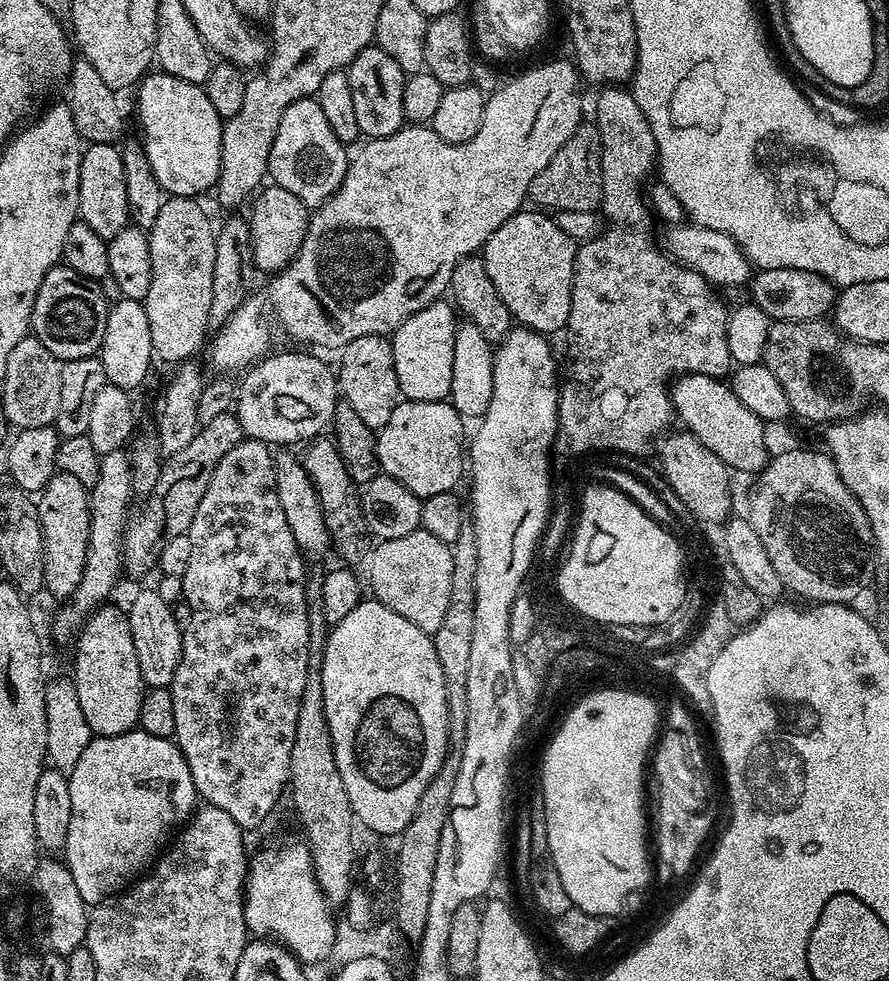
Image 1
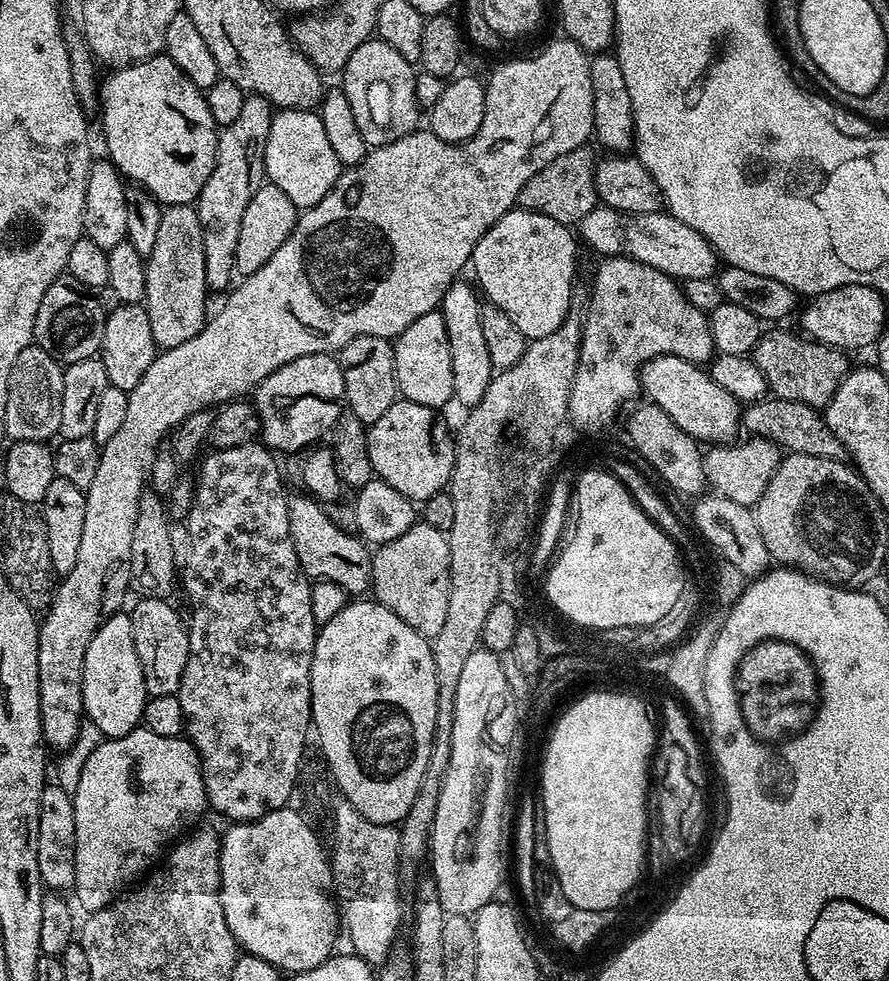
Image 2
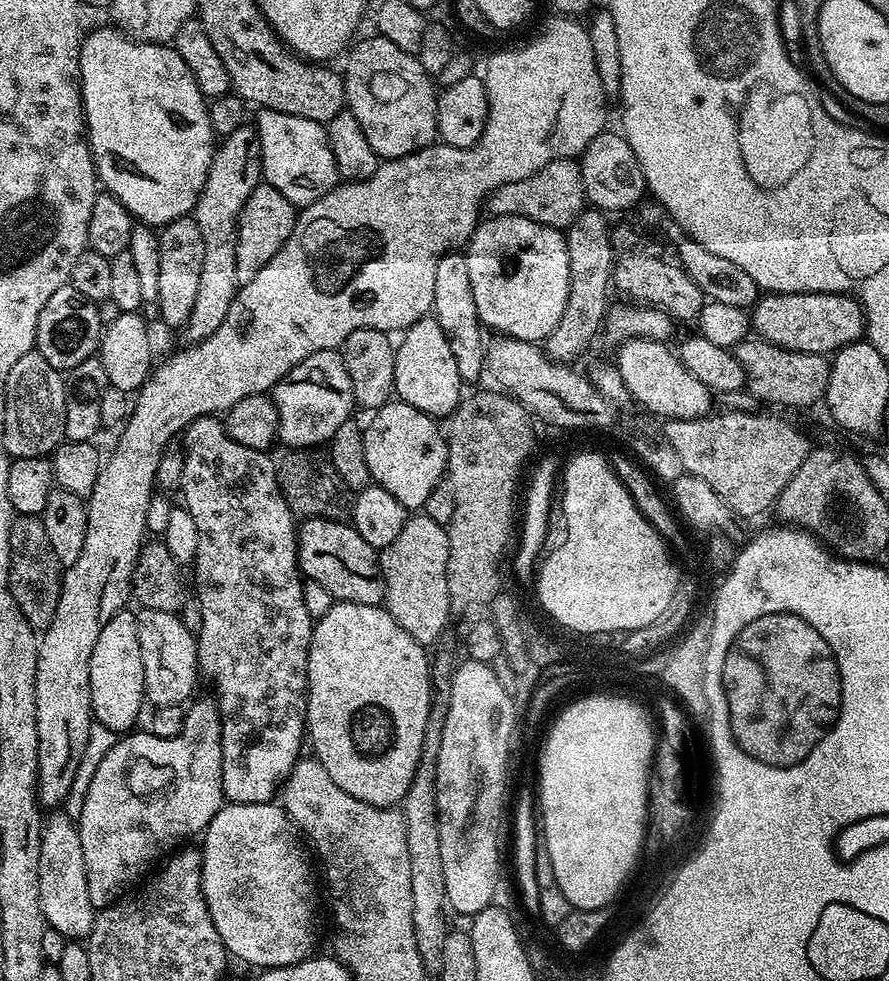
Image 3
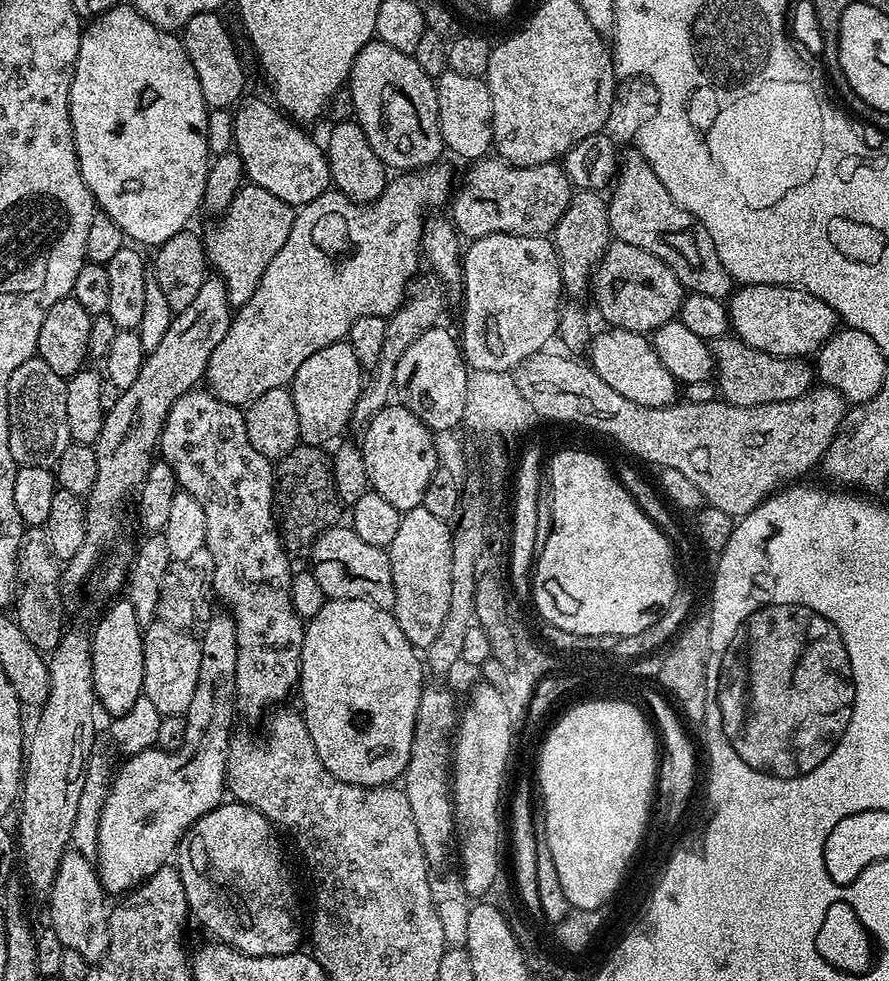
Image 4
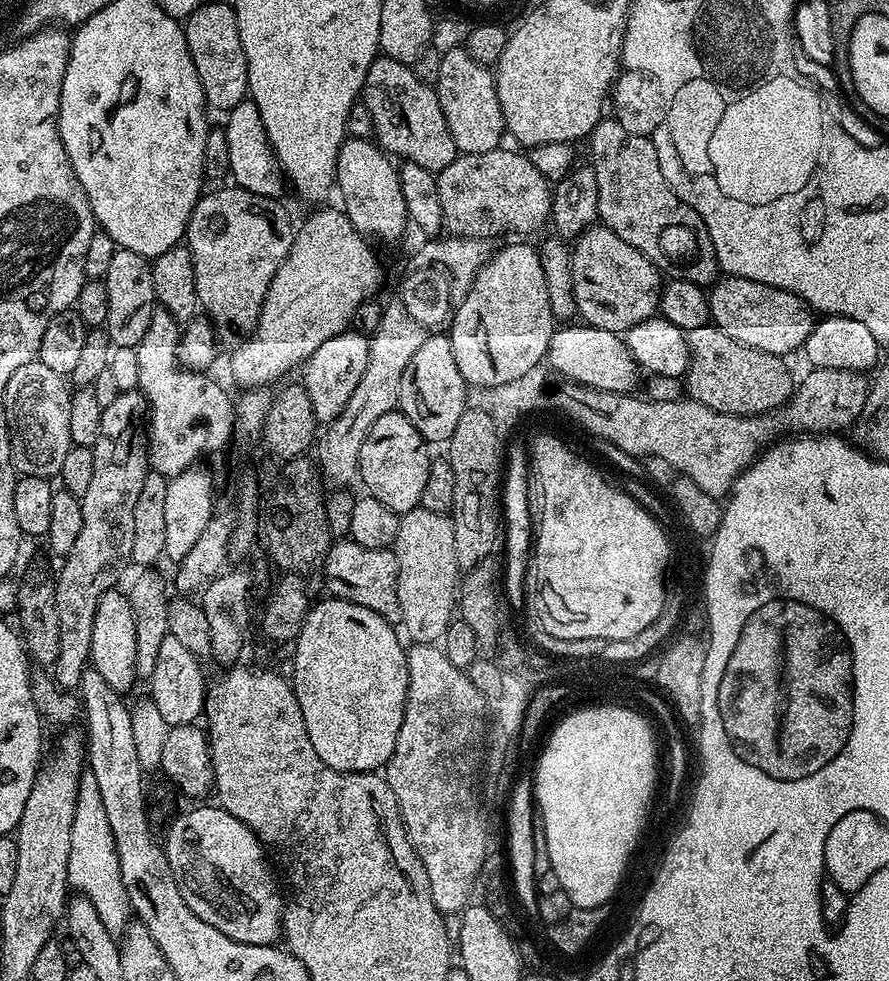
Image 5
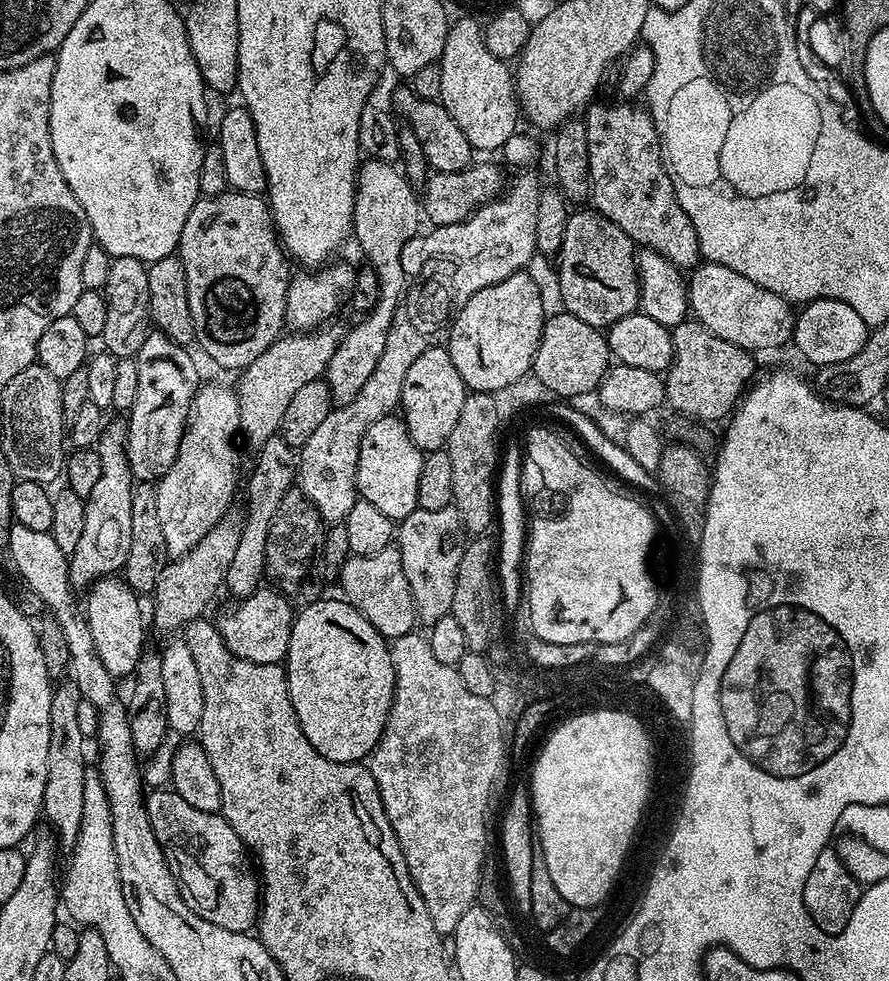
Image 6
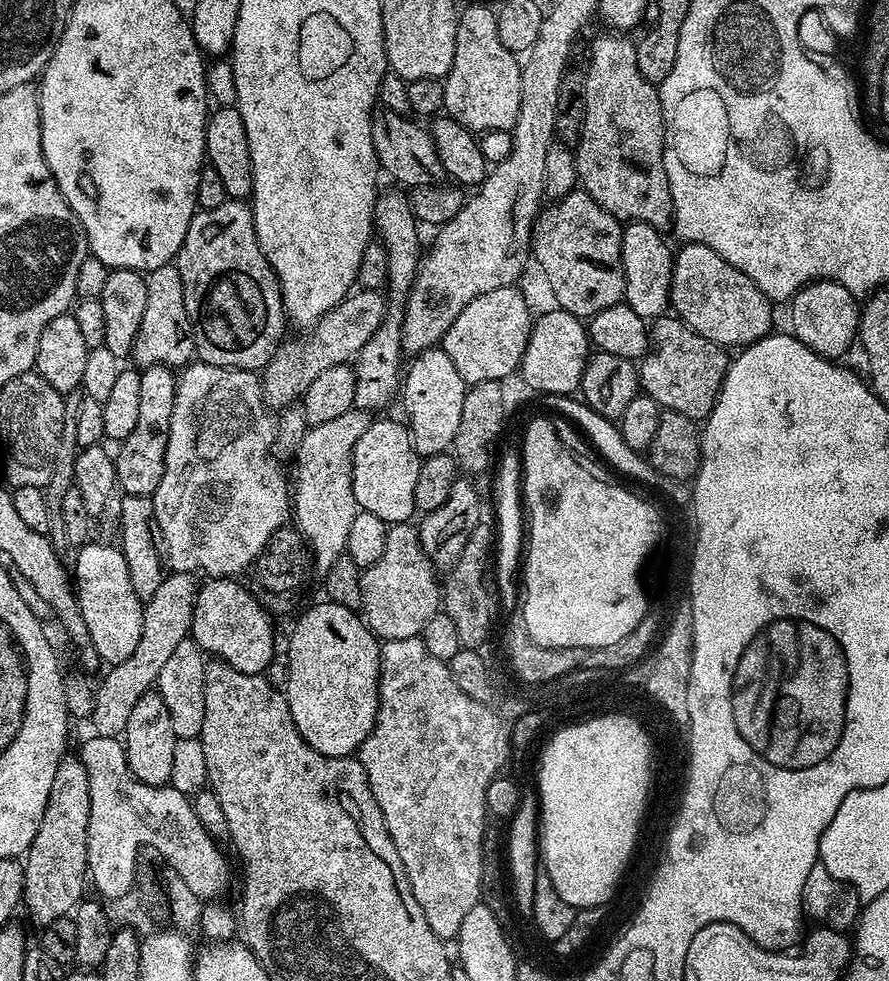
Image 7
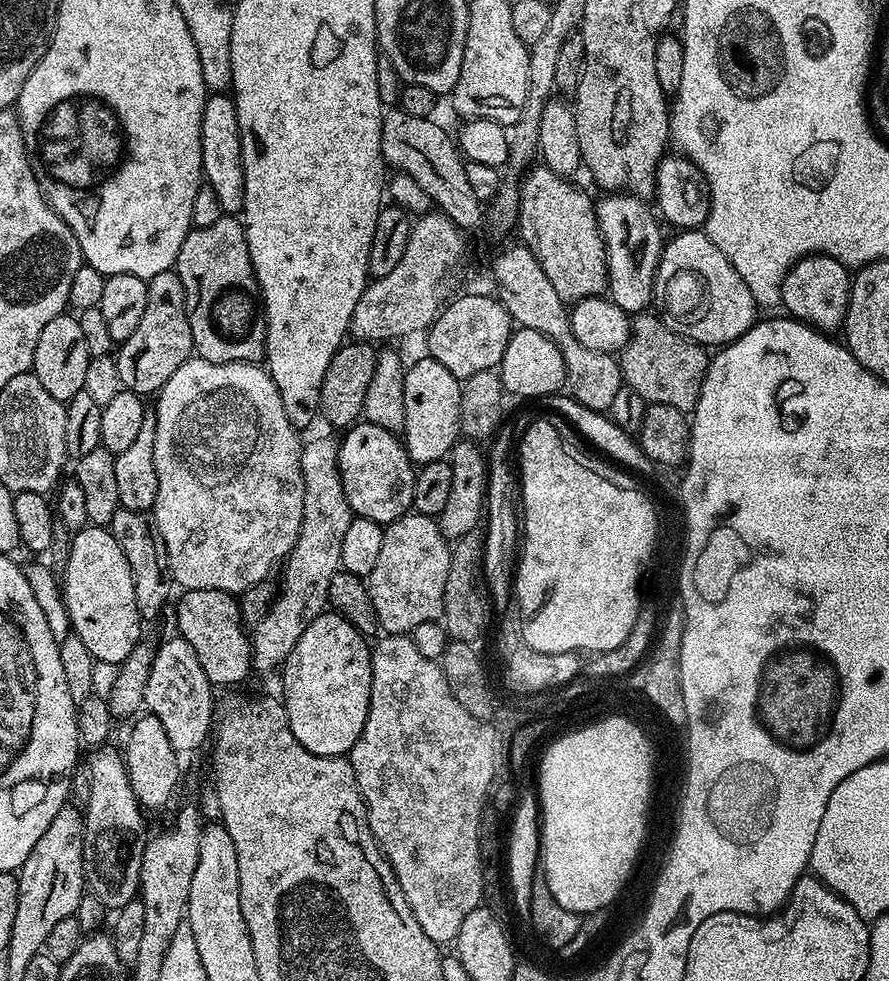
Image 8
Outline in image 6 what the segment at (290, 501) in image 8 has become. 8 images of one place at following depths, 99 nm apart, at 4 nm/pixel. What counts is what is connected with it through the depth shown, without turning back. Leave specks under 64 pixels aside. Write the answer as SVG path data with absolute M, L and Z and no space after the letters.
M201 383L196 389L196 397L188 415L188 426L180 443L174 466L167 474L159 477L156 484L158 498L158 518L162 522L162 535L166 538L166 550L169 557L185 555L206 533L220 520L229 515L228 507L236 496L236 483L241 483L240 452L232 439L237 439L240 430L240 403L236 397L235 387L224 384Z

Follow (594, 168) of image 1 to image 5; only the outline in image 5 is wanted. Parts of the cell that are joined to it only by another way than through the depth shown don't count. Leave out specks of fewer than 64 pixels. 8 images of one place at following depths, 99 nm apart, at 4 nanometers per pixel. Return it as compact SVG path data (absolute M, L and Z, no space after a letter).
M507 146L482 154L465 152L438 173L436 182L444 228L451 235L488 238L499 232L532 232L549 223L553 185L520 152L511 152Z

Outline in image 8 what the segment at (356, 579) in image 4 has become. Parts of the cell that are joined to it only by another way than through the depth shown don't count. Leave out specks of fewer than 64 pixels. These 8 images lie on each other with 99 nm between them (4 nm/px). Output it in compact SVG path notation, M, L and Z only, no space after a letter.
M409 514L395 520L384 528L382 550L378 553L378 563L366 578L370 602L374 602L377 625L388 634L410 634L414 626L422 622L440 620L445 612L447 575L450 574L450 542L440 532L439 523L433 517Z

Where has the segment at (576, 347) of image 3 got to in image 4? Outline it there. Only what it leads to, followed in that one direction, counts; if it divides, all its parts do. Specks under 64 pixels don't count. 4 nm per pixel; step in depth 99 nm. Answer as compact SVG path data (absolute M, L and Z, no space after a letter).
M596 190L573 191L570 206L566 206L566 214L558 218L556 229L550 233L550 239L556 245L565 293L573 292L576 295L573 297L580 298L583 292L585 295L589 291L596 264L604 257L608 245L614 239L608 217L607 199Z

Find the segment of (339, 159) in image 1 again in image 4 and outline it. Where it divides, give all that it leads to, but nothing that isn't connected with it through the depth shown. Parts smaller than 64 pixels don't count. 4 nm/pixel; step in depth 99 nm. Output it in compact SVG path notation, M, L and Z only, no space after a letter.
M267 99L247 100L234 112L234 150L244 163L245 177L293 206L314 202L314 198L329 191L332 175L325 149L321 145L319 148L300 129L303 127L289 119L275 103Z

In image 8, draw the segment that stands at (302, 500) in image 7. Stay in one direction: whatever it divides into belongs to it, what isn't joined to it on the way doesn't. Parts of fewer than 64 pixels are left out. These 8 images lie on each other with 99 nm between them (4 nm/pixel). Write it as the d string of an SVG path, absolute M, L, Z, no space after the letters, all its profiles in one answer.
M320 436L317 440L307 441L302 450L302 482L304 483L304 501L302 502L302 526L298 538L294 542L292 552L282 565L284 581L278 584L278 595L275 597L269 612L251 629L252 641L252 667L258 673L268 672L271 668L279 669L285 658L294 650L298 638L302 638L302 630L314 622L329 607L328 595L330 594L330 578L341 571L340 559L342 558L342 538L346 529L354 519L350 502L346 502L346 494L342 490L342 478L338 470L339 443L328 436Z

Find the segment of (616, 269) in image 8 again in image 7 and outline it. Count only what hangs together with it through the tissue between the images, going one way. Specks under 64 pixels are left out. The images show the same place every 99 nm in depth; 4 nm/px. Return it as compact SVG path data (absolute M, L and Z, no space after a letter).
M628 222L623 225L622 234L622 266L624 267L624 299L623 303L634 310L646 322L651 322L658 316L663 316L669 311L670 286L672 285L672 262L674 259L673 249L668 249L668 244L663 240L661 229L652 224L637 224Z

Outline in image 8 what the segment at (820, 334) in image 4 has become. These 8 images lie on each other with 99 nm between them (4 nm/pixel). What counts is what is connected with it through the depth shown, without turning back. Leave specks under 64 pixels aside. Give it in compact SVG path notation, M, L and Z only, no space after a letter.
M680 230L672 241L665 243L660 249L660 261L656 267L656 277L652 287L652 304L660 321L670 326L672 332L682 334L688 340L705 346L723 346L734 342L750 330L758 319L758 305L754 294L750 294L750 286L742 282L742 274L730 266L726 254L710 242L710 238L702 230Z

